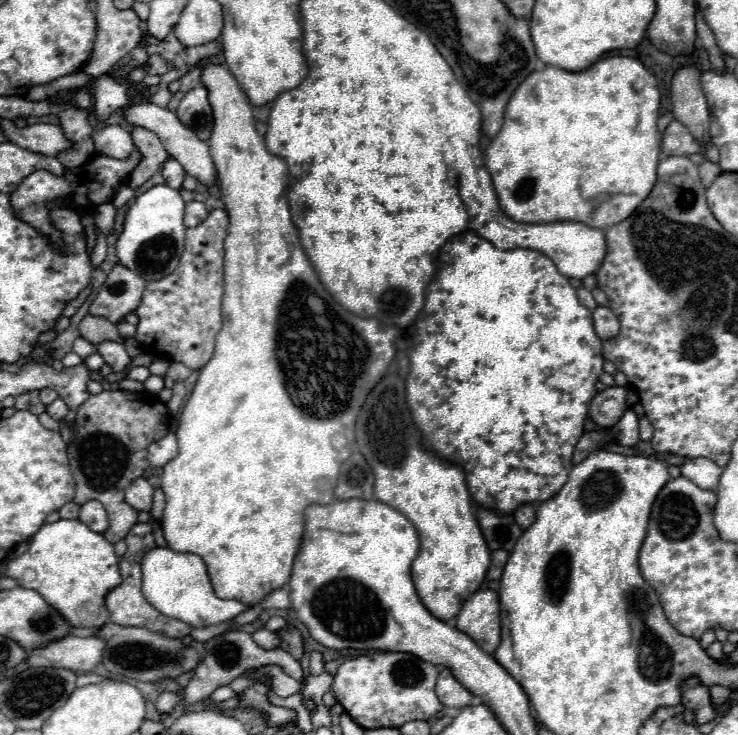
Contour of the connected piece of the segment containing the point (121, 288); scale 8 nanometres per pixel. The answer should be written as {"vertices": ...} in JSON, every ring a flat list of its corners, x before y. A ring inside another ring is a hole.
{"vertices":[[116,265,110,271,104,287,94,297,90,305,90,315,106,317,112,323,122,321,124,315,132,313,140,305,144,287,146,281,140,275,124,265]]}

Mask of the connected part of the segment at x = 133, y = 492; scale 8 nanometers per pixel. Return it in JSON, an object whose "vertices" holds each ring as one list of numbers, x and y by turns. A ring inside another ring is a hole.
{"vertices":[[140,477,140,479,130,483,130,487,126,491,126,501,136,511,150,511,150,507,152,507,152,493,154,493,154,487,144,477]]}

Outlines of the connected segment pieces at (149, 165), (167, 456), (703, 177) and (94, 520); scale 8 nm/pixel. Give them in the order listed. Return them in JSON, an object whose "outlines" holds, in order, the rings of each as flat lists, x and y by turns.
{"outlines":[[[134,127,132,129,132,139,134,139,134,145,142,153,140,165,130,175,130,187,138,189,140,185,144,185,164,165,164,161,168,159,168,153,162,147,158,135,148,131,148,129,144,129,144,127]],[[168,433,166,437,162,437,160,441,156,441,148,447,148,463,152,467,164,467,176,455,178,455,178,443,176,443,174,433]],[[704,161,698,165,698,173,700,173,700,181,704,187,710,187,712,181,720,175,720,167,716,163,710,163,710,161]],[[88,501,80,507,80,521,86,523,92,531,104,533,108,529,108,515,100,501]]]}

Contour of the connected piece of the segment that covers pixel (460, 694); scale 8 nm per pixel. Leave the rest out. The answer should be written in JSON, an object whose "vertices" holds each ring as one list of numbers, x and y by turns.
{"vertices":[[442,669,436,683,436,693,444,707,466,707,472,701,472,693,456,681,450,669]]}

